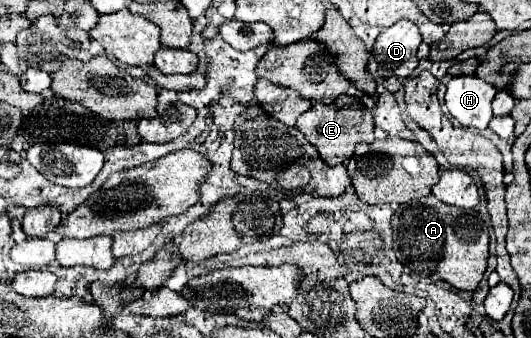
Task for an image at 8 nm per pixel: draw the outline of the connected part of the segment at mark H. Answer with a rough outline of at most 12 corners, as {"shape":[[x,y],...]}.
{"shape":[[453,76],[445,104],[459,124],[485,130],[497,88]]}

